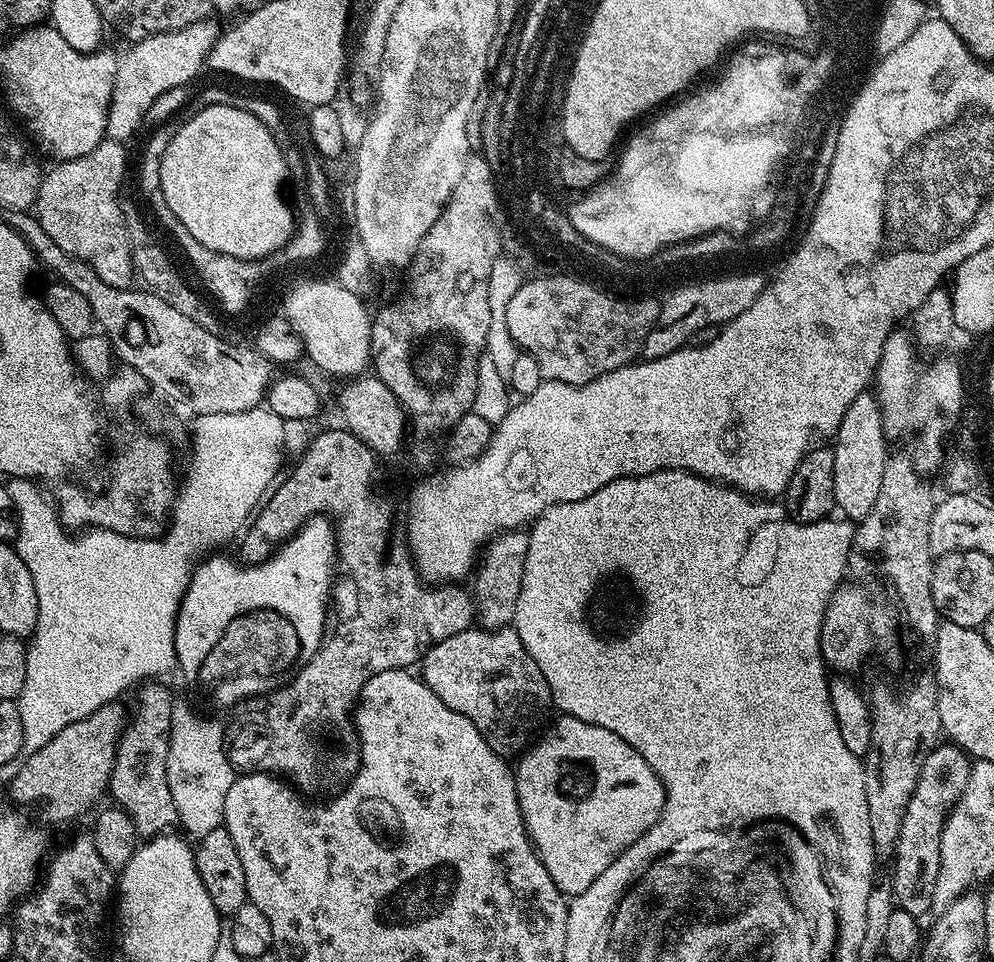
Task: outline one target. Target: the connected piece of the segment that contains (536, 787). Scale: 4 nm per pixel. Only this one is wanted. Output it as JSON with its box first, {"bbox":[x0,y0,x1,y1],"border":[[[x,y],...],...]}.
{"bbox":[514,715,664,898],"border":[[[561,715],[559,719],[560,721],[544,737],[541,735],[519,757],[520,765],[515,765],[514,775],[516,777],[516,797],[520,803],[520,812],[524,816],[524,827],[528,829],[532,845],[546,866],[550,878],[554,878],[554,886],[558,886],[558,890],[563,892],[565,897],[571,898],[582,894],[582,890],[586,890],[586,886],[590,886],[590,882],[594,882],[594,878],[598,878],[598,874],[602,874],[602,870],[606,870],[606,866],[610,866],[610,862],[614,862],[614,858],[618,858],[618,854],[622,854],[634,842],[638,842],[638,838],[642,838],[642,834],[646,834],[646,830],[650,830],[650,826],[654,826],[654,822],[664,809],[664,784],[658,778],[658,774],[654,774],[654,770],[648,765],[646,758],[642,758],[642,754],[638,754],[638,750],[634,750],[634,746],[627,744],[617,732],[611,732],[602,726],[594,726],[590,722],[582,722],[573,716]]]}

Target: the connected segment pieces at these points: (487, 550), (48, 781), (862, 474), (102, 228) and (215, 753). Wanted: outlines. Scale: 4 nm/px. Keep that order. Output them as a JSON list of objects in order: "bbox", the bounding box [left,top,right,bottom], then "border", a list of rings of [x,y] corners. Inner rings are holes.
[{"bbox":[474,530,528,629],"border":[[[505,530],[496,539],[488,541],[483,549],[482,559],[474,572],[474,577],[476,576],[474,620],[481,629],[507,628],[515,621],[527,549],[528,532],[524,530]]]},{"bbox":[12,702,126,820],"border":[[[120,702],[94,710],[78,722],[70,722],[42,750],[27,753],[24,765],[12,780],[12,796],[20,804],[40,804],[48,820],[72,820],[80,816],[100,795],[105,795],[116,757],[116,747],[124,732],[126,712]]]},{"bbox":[831,390,890,522],"border":[[[865,390],[861,396],[854,398],[854,402],[850,402],[850,410],[846,410],[831,445],[836,506],[853,522],[864,520],[877,501],[878,490],[882,487],[884,464],[890,455],[890,448],[884,445],[884,440],[886,433],[880,417],[880,404],[871,391]]]},{"bbox":[34,138,134,288],"border":[[[106,138],[90,154],[82,154],[82,158],[59,161],[52,166],[56,168],[43,173],[34,205],[34,215],[42,230],[66,254],[89,264],[102,282],[115,288],[132,288],[134,284],[132,243],[120,213],[120,187],[128,168],[124,148],[121,141]]]},{"bbox":[167,701,236,838],"border":[[[177,701],[171,712],[171,730],[168,736],[167,750],[167,782],[170,786],[171,797],[174,798],[177,819],[192,834],[199,838],[210,830],[221,827],[227,791],[236,777],[236,770],[228,760],[226,740],[223,725],[194,712],[186,703]]]}]

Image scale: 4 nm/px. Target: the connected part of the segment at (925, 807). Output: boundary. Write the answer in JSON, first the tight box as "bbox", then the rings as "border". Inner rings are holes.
{"bbox":[890,742,971,918],"border":[[[951,742],[937,743],[932,753],[924,759],[918,786],[914,786],[910,806],[906,806],[906,818],[902,818],[902,830],[898,830],[896,839],[896,865],[892,868],[890,883],[899,911],[908,912],[917,918],[924,918],[927,912],[933,911],[932,899],[934,882],[938,882],[942,826],[948,817],[949,808],[956,803],[962,790],[966,790],[971,769],[968,753]]]}

